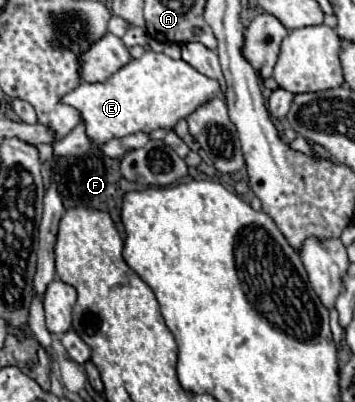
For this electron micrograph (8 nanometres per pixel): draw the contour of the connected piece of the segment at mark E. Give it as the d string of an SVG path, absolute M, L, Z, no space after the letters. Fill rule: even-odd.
M149 50L139 60L131 60L127 66L115 72L107 82L97 82L97 84L83 82L79 88L65 94L63 102L81 112L81 118L87 126L87 134L91 136L91 140L103 144L111 138L123 138L135 132L153 132L155 128L173 128L181 118L187 118L199 106L213 100L219 92L221 92L221 86L217 80L197 72L185 60L171 60L165 54L155 54Z

